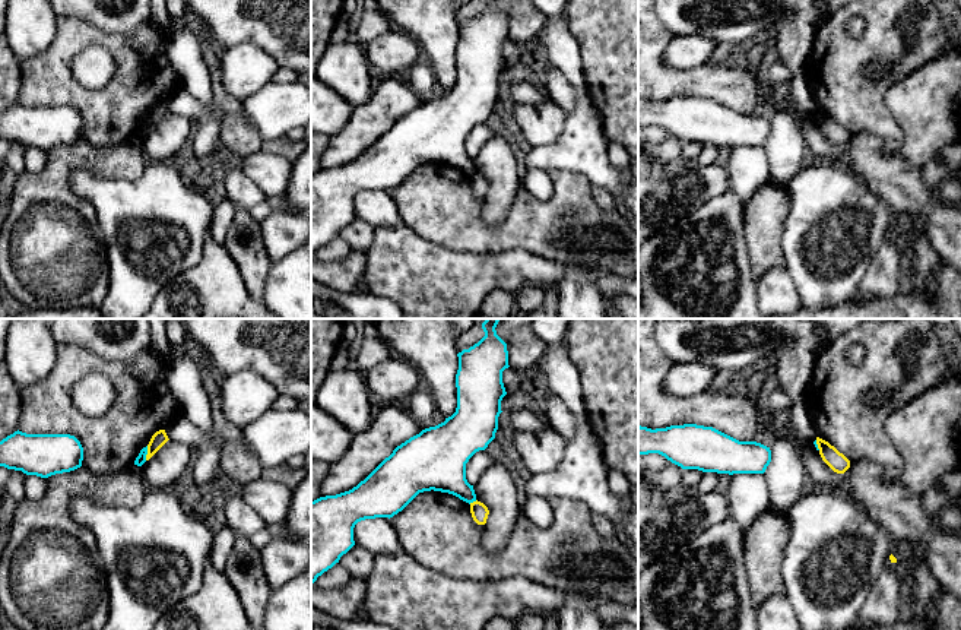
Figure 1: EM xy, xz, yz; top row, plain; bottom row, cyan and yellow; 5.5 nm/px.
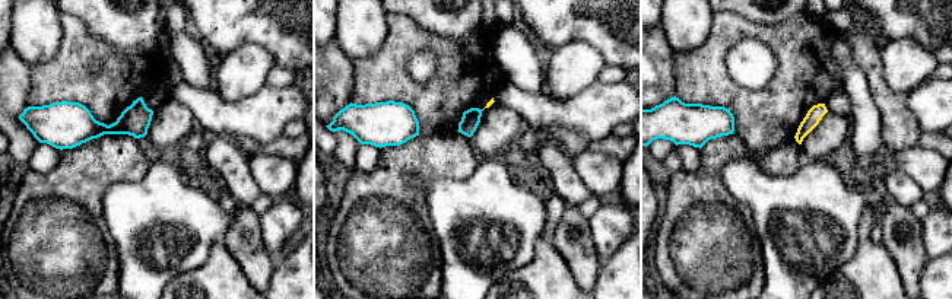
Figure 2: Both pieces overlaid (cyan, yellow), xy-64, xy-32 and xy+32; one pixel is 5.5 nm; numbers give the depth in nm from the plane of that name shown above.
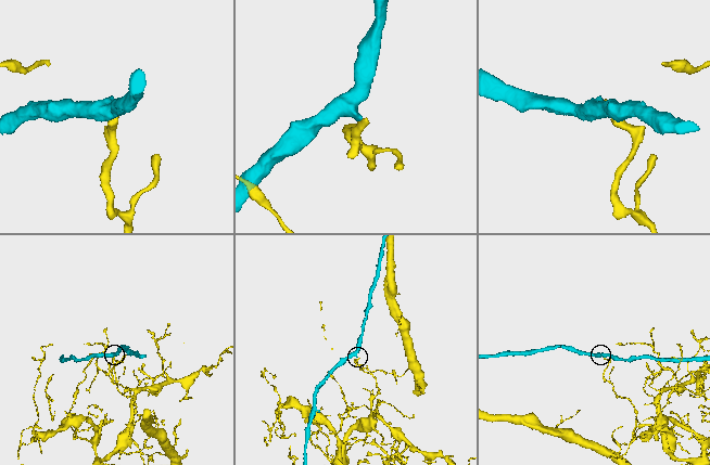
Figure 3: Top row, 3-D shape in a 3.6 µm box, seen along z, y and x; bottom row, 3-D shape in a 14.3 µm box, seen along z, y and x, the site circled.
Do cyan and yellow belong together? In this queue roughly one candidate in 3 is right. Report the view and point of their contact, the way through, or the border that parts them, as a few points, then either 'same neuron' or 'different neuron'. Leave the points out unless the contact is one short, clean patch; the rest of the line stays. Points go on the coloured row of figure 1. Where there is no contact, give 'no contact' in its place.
contact xy (146, 453); border xy (148, 446), (145, 459); different neuron

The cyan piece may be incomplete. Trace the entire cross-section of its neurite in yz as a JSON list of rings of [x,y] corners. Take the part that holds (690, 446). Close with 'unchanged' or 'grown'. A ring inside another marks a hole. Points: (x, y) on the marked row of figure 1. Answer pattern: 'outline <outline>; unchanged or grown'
outline [[[697,424],[647,428],[638,425],[638,455],[659,453],[682,469],[717,474],[764,474],[771,462],[770,447],[757,441],[739,441],[713,427]]]; unchanged

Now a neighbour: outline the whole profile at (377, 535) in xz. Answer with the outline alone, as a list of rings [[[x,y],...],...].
[[[388,517],[365,519],[353,528],[355,545],[364,547],[374,555],[402,551],[397,534]]]

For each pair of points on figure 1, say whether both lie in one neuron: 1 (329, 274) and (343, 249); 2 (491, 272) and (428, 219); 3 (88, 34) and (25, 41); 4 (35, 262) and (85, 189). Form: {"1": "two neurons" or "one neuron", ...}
{"1": "two neurons", "2": "two neurons", "3": "two neurons", "4": "two neurons"}

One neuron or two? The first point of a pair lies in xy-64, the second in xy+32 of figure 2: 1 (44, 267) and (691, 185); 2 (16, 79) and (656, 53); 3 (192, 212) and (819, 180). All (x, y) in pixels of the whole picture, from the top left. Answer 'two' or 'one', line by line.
1: one
2: one
3: one

